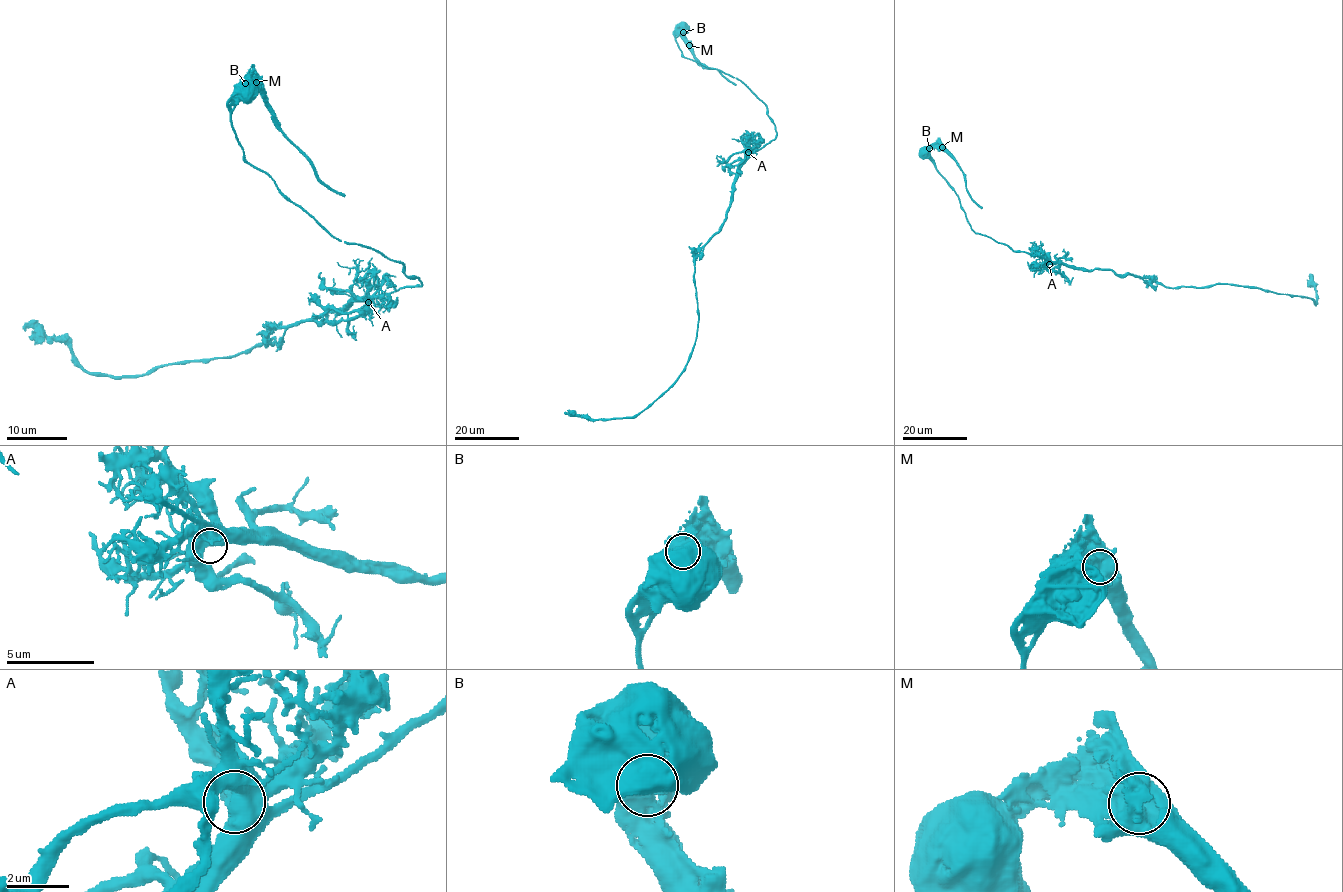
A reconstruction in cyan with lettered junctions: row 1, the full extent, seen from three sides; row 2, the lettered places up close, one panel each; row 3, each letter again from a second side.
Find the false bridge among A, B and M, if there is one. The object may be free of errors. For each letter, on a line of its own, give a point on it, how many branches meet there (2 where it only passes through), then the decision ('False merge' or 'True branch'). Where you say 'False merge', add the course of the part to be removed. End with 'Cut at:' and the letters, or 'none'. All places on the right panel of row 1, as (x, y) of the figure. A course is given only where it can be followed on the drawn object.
A: Place: (1049, 264). Branches: 3. True branch
B: Place: (929, 148). Branches: 4. False merge. Course of the part to remove: (929, 148), (940, 147), (955, 161), (964, 176), (969, 195), (981, 207)
M: Place: (942, 147). Branches: 4. True branch
Cut at: B

